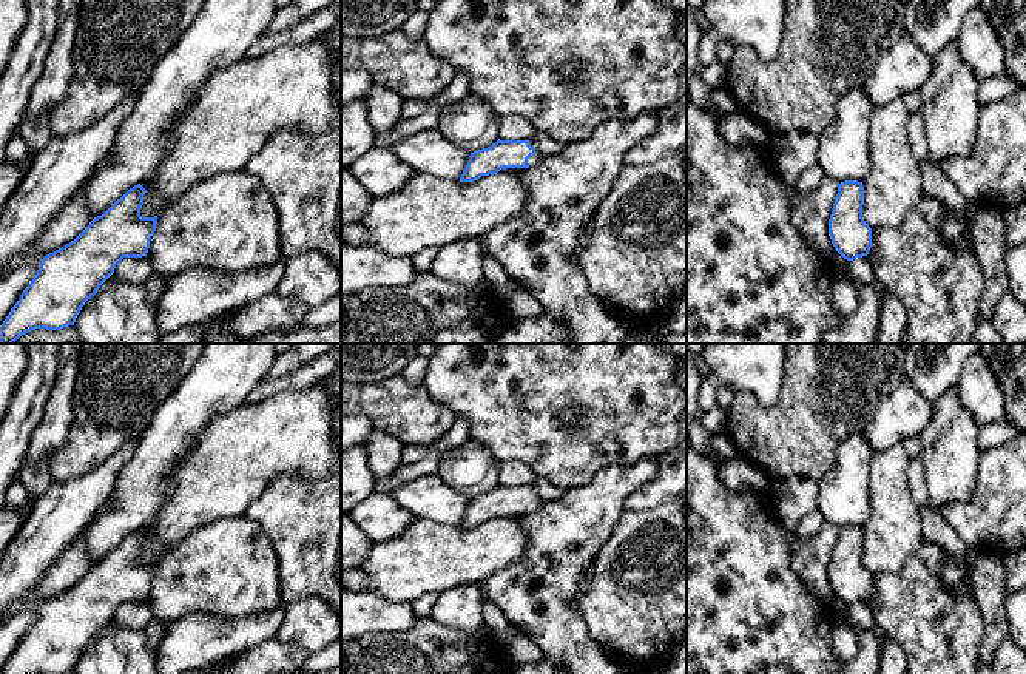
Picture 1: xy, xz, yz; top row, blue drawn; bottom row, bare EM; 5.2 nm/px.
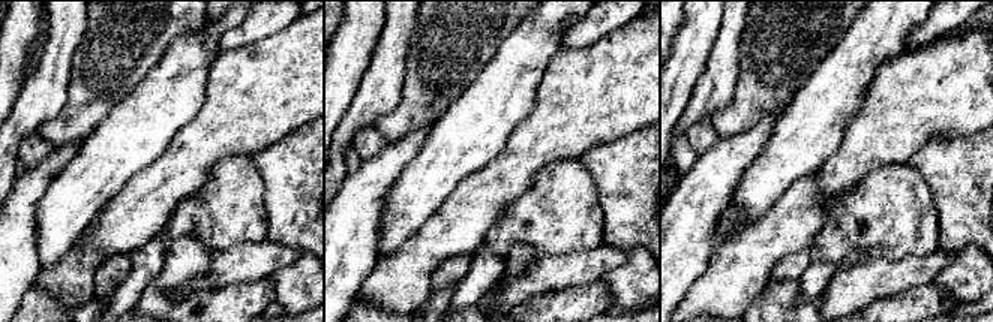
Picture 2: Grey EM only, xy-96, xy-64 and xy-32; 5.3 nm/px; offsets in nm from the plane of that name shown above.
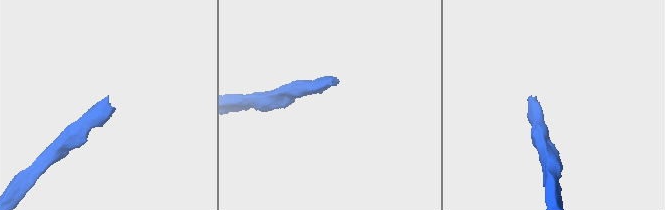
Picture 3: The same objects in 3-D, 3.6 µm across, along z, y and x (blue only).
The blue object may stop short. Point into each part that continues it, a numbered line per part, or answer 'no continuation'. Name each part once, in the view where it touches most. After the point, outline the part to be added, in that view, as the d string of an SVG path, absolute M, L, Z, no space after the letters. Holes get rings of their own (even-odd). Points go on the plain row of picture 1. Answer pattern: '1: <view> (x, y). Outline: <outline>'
1: xz (428, 557). Outline: M501 514L497 520L472 527L444 526L415 517L398 537L373 543L359 569L367 575L366 591L393 602L413 602L423 594L441 594L449 588L484 581L494 572L517 563L528 549L528 537L518 518L525 514Z

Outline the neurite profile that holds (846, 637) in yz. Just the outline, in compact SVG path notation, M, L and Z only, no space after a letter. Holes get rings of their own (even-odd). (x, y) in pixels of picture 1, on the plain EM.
M835 597L835 603L832 606L833 611L833 654L844 665L856 657L859 652L859 635L864 631L862 628L849 625L842 620L842 614L847 611L847 605L844 605L838 597Z

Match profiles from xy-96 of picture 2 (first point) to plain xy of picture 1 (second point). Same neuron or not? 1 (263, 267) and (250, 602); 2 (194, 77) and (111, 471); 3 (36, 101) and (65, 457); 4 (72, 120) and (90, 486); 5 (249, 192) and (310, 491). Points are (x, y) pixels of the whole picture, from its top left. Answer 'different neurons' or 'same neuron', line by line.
1: different neurons
2: different neurons
3: different neurons
4: different neurons
5: different neurons

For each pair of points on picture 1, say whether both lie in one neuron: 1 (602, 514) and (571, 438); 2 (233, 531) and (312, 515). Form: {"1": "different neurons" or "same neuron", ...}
{"1": "different neurons", "2": "different neurons"}

